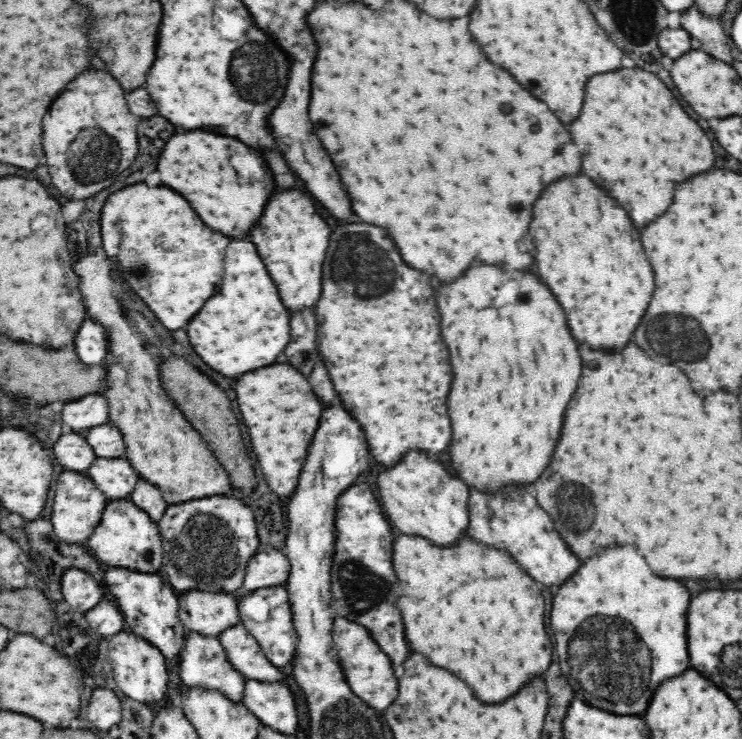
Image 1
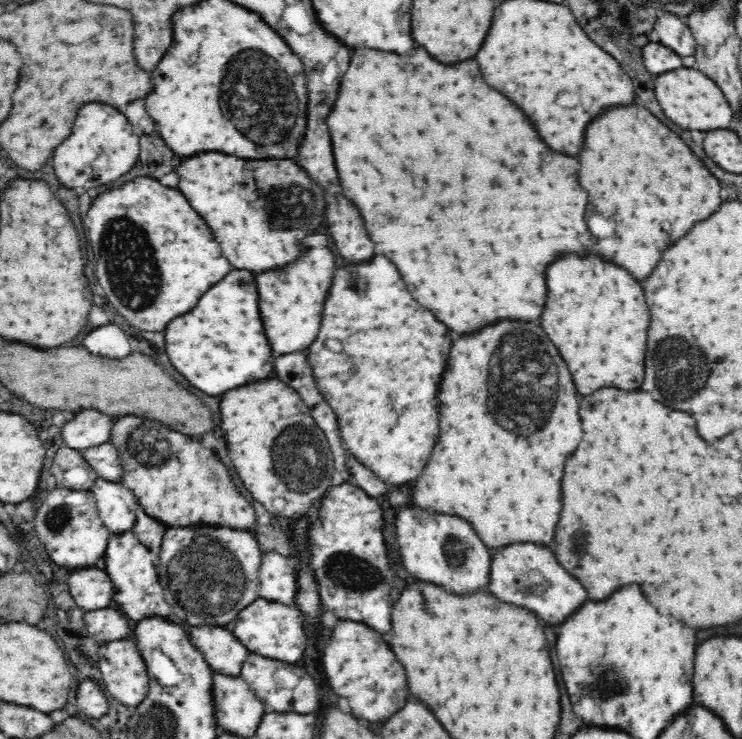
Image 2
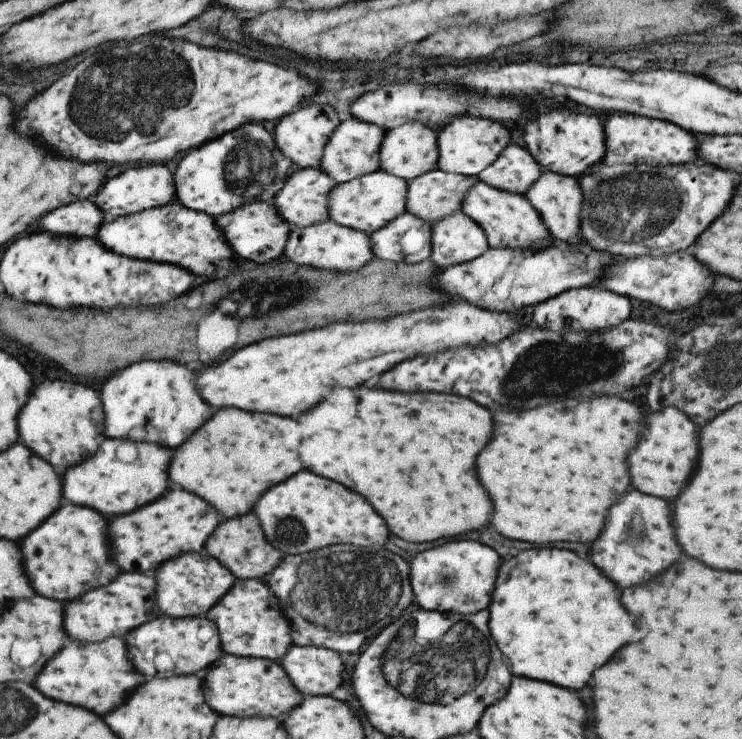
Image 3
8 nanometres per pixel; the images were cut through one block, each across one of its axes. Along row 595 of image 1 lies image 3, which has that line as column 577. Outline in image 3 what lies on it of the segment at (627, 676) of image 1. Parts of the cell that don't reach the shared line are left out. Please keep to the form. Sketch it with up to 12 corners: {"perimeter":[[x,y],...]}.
{"perimeter":[[569,550],[501,560],[489,630],[513,676],[581,688],[643,636]]}

